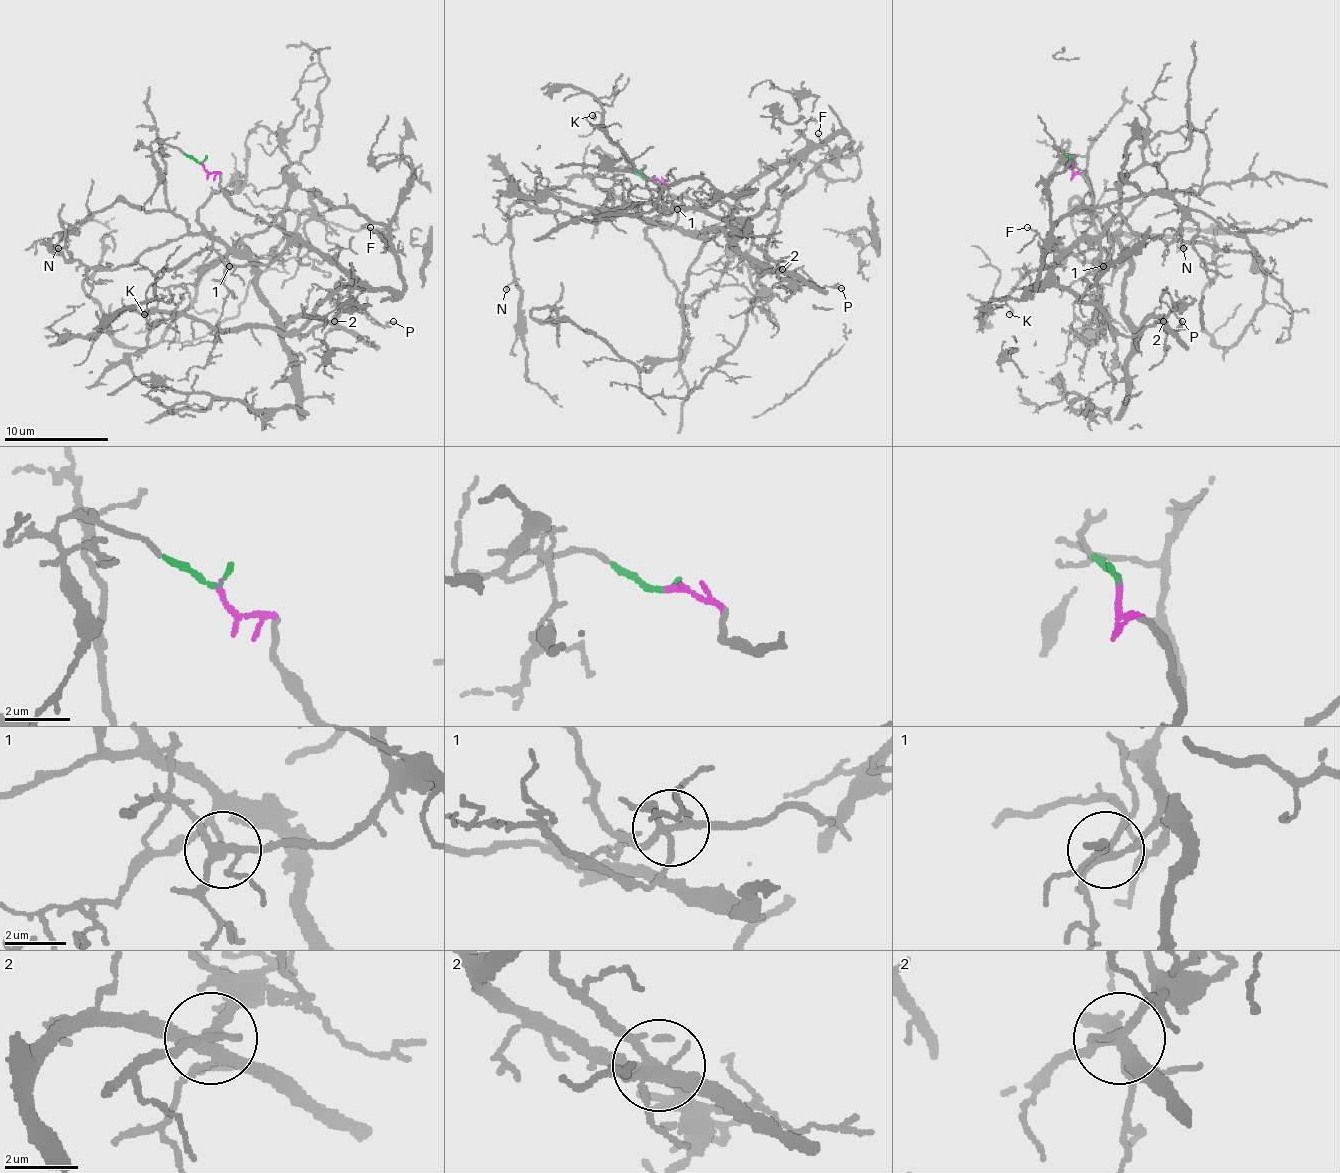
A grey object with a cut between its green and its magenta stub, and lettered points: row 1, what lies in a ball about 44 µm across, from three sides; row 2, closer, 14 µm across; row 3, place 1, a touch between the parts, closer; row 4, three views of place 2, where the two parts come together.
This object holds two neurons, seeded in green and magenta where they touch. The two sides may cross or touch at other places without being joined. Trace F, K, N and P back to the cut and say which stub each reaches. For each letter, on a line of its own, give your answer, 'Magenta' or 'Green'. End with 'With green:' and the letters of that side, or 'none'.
F: Magenta
K: Magenta
N: Green
P: Magenta
With green: N

